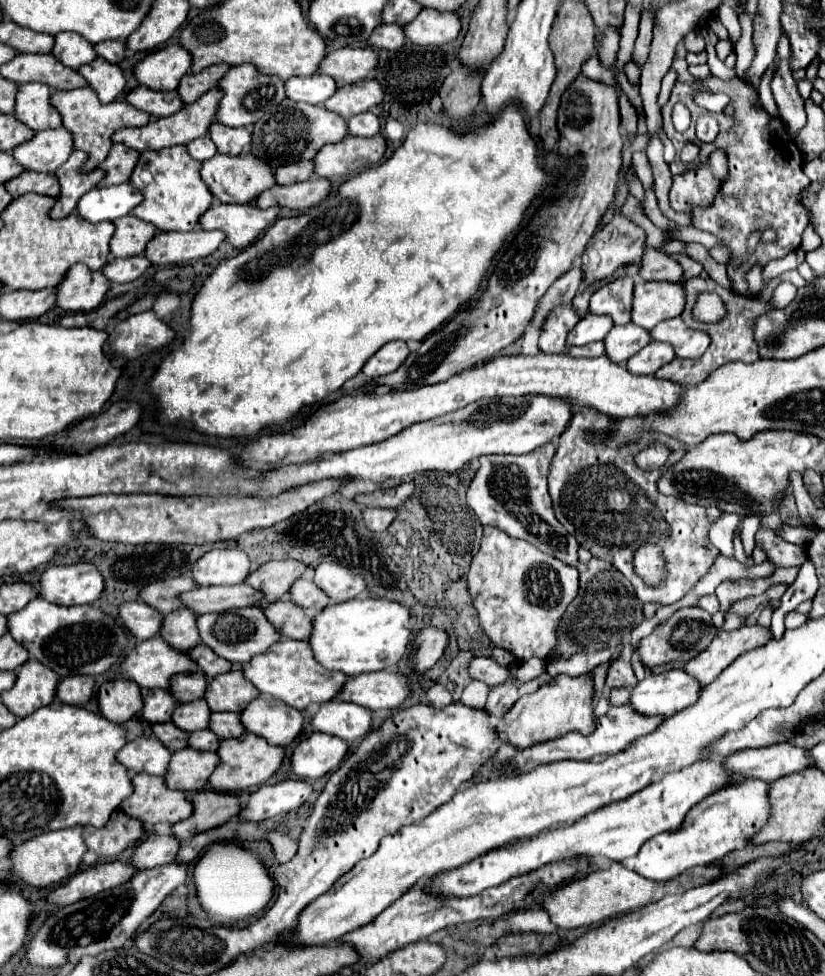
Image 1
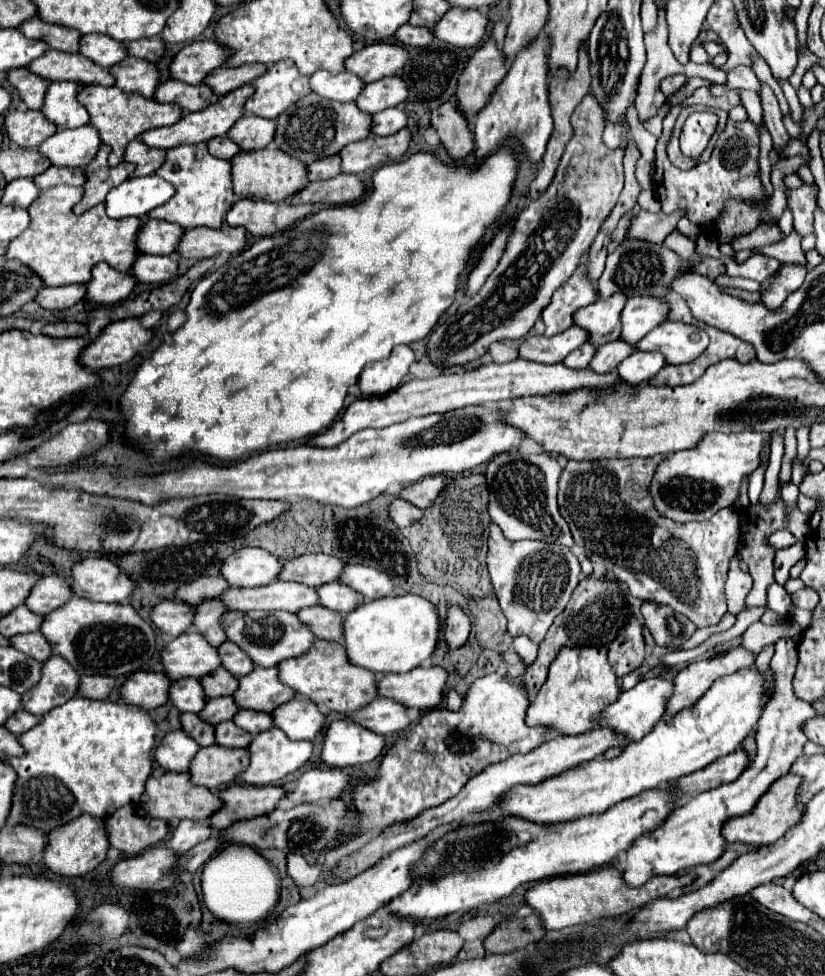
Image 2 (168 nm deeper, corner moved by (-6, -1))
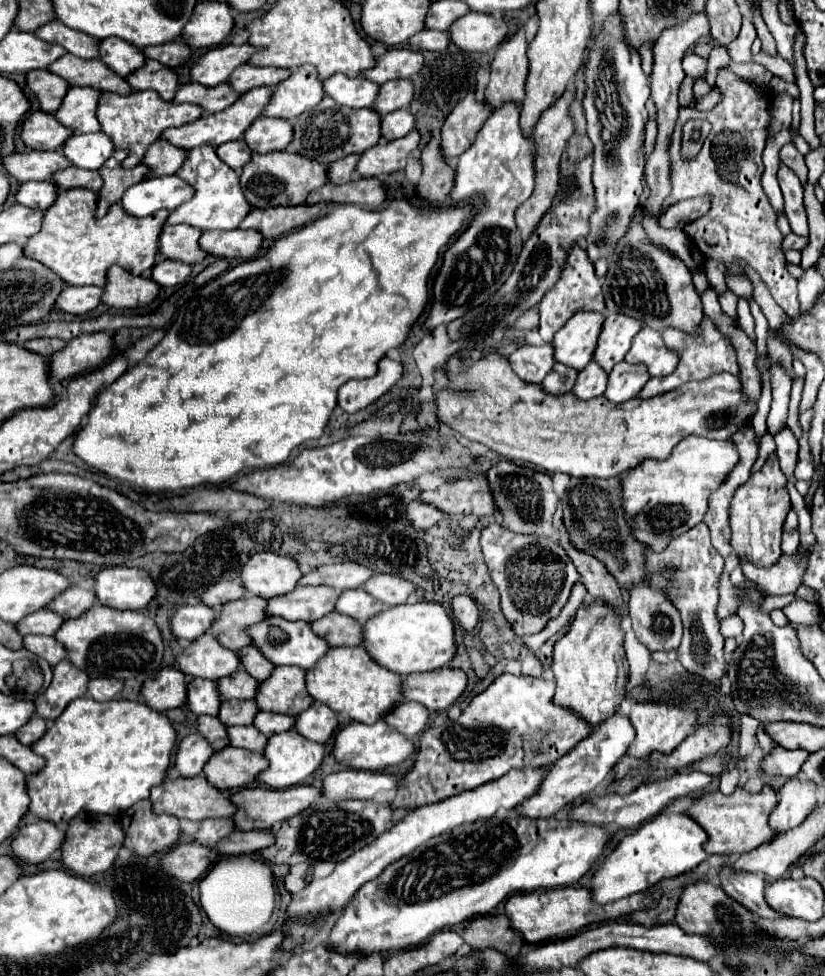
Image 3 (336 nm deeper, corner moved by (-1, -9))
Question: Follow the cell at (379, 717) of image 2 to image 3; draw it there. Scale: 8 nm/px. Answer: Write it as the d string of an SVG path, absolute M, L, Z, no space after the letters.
M400 702L400 704L396 704L396 708L392 712L384 714L382 720L388 726L392 726L394 730L398 730L400 734L404 734L406 738L412 738L412 736L420 734L422 730L426 730L428 716L430 716L430 712L422 704Z

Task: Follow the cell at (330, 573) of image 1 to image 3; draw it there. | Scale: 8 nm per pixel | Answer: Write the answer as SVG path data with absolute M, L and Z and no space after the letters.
M376 574L370 580L366 580L362 584L362 588L376 600L380 600L386 606L396 606L406 602L406 598L410 594L414 594L414 584L398 578L398 576L390 576L390 574Z

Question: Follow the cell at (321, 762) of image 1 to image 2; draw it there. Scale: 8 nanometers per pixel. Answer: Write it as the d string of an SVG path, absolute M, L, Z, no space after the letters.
M343 718L329 724L321 758L331 768L353 768L379 758L385 748L385 736Z

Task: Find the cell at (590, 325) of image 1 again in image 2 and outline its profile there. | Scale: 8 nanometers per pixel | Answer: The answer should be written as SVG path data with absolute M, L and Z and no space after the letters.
M571 326L563 334L555 334L551 338L529 336L519 346L519 358L543 362L543 364L555 364L555 362L563 362L563 358L571 350L575 350L585 342L587 342L587 332L577 326Z

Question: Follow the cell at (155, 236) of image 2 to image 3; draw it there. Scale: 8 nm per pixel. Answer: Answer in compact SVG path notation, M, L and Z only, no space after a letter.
M164 226L158 236L158 254L164 260L182 260L188 264L202 262L206 254L198 248L198 238L200 230L194 230L192 226Z

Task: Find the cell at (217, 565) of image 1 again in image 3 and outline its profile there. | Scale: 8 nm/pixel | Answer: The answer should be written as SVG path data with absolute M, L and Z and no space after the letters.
M256 552L242 568L242 586L248 594L260 598L274 598L294 590L300 580L298 564L272 552Z

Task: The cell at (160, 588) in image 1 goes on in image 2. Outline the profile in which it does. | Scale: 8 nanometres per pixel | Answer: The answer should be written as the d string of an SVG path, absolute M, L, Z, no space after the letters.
M203 576L203 578L197 578L193 582L179 586L177 596L187 604L197 606L199 602L219 598L223 594L223 590L227 590L227 588L229 588L229 582L223 576L213 576L213 578Z

